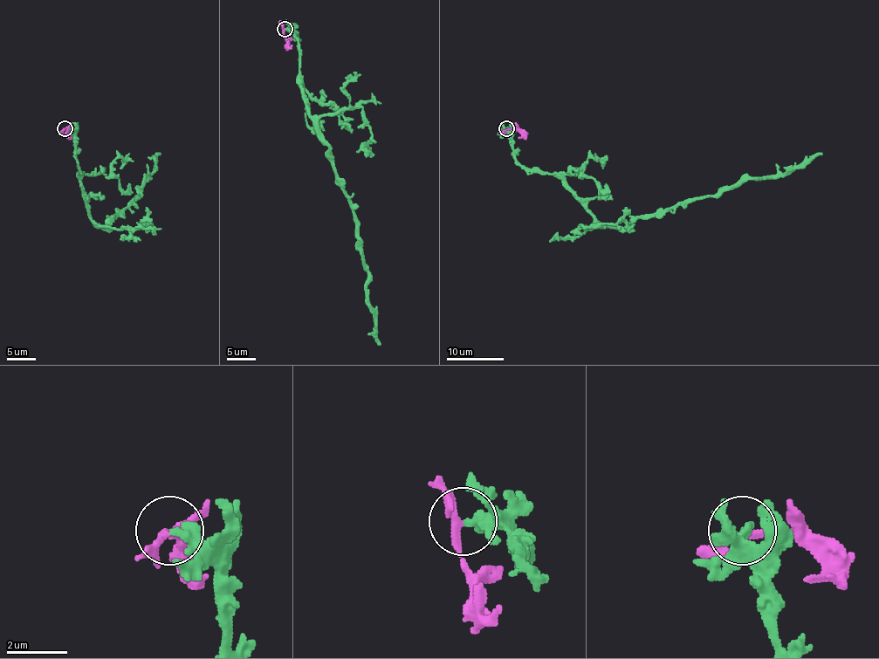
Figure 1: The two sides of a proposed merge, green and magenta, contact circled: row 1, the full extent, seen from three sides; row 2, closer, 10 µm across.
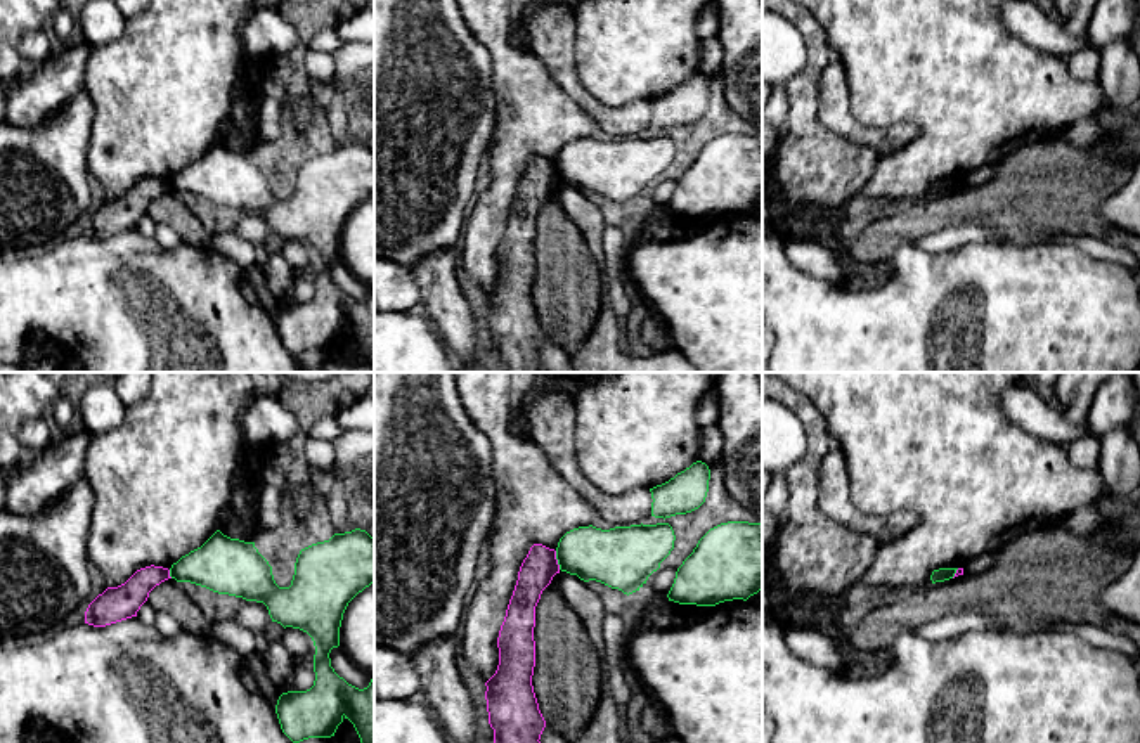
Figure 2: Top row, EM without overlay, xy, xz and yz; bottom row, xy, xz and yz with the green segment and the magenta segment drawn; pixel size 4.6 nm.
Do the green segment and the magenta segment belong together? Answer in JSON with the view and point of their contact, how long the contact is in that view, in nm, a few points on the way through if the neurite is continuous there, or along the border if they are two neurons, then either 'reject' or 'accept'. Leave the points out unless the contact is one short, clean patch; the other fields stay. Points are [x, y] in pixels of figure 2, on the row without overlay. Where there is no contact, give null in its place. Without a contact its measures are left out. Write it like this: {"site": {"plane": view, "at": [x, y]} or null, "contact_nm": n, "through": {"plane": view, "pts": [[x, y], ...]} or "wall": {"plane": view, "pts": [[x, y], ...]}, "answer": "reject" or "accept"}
{"site": {"plane": "xz", "at": [557, 170]}, "contact_nm": 90, "answer": "reject"}

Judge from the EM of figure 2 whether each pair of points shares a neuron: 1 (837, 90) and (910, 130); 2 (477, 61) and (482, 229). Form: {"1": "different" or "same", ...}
{"1": "same", "2": "different"}

